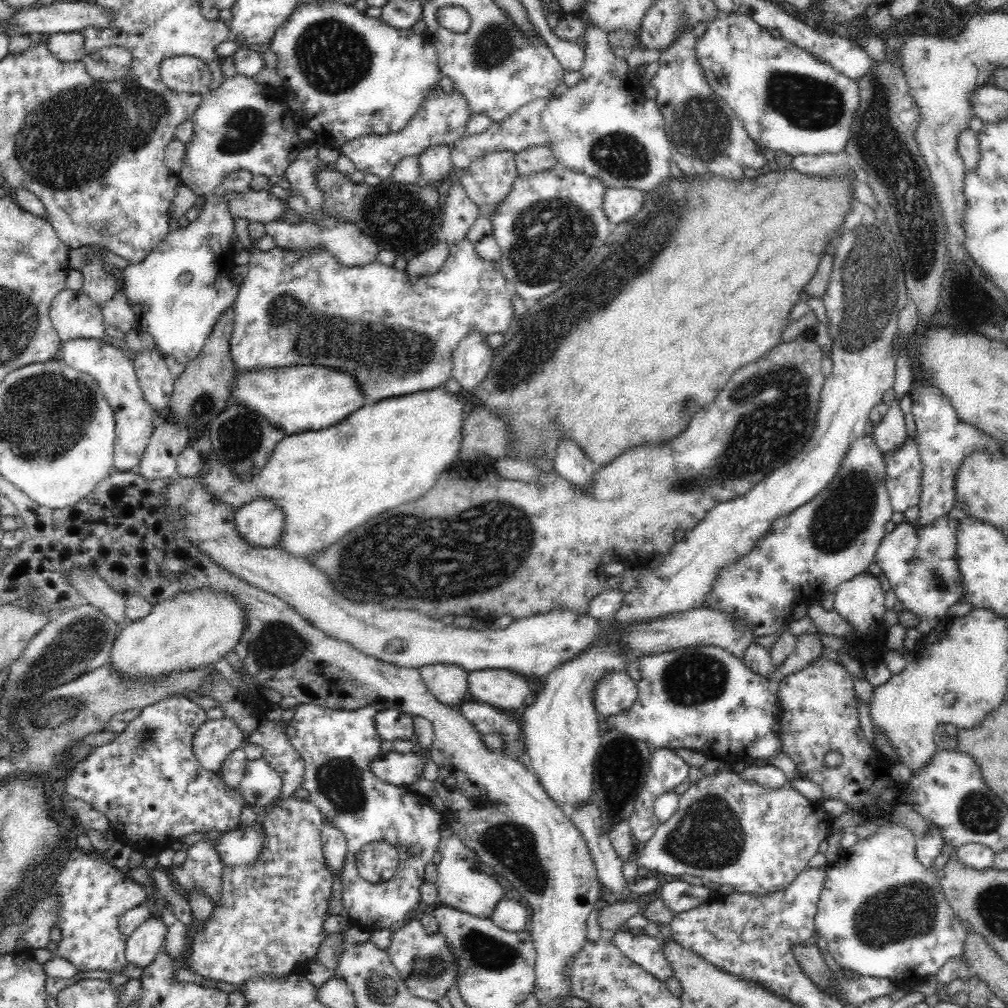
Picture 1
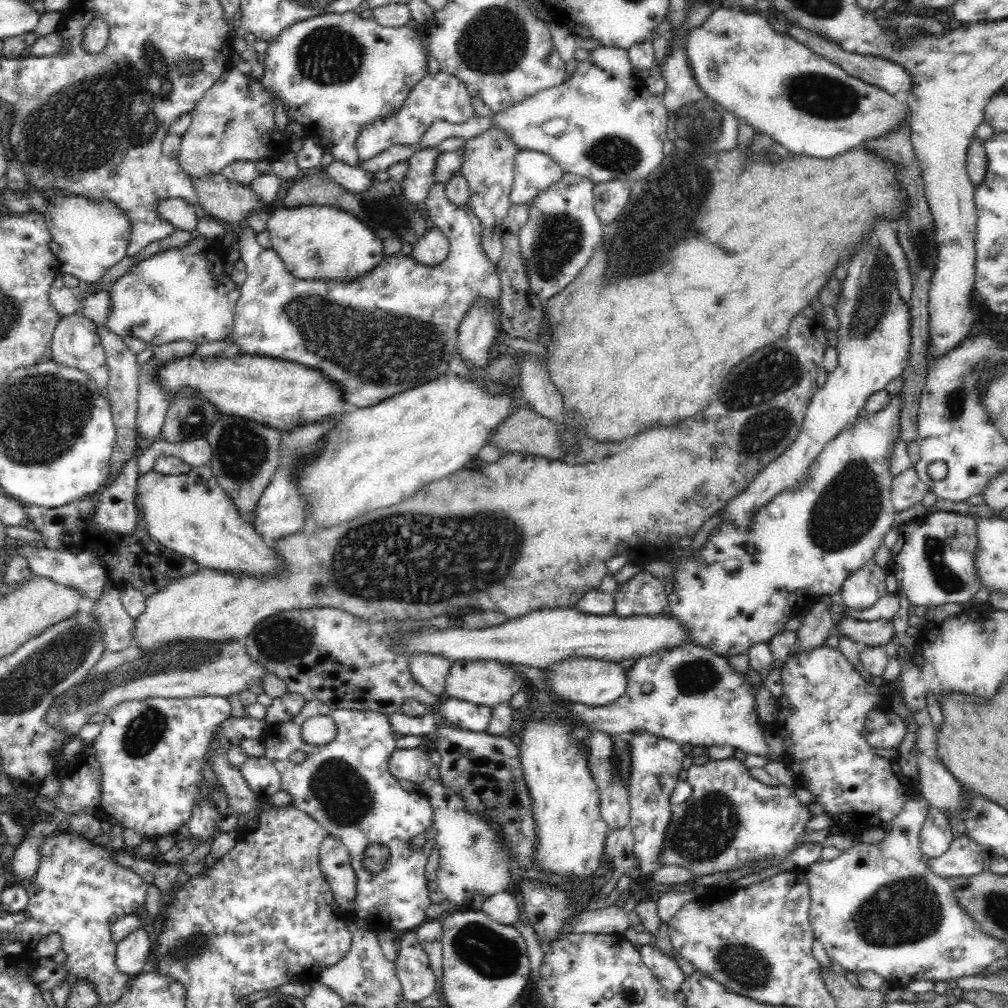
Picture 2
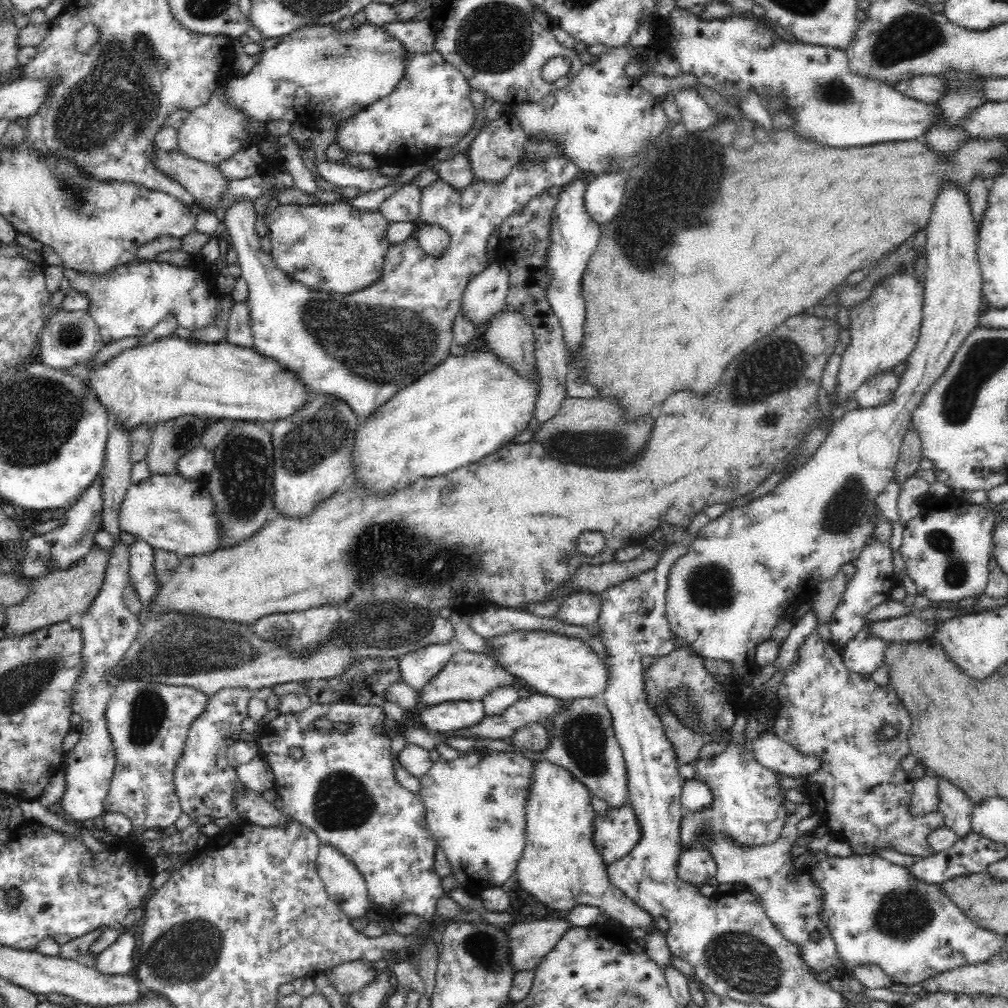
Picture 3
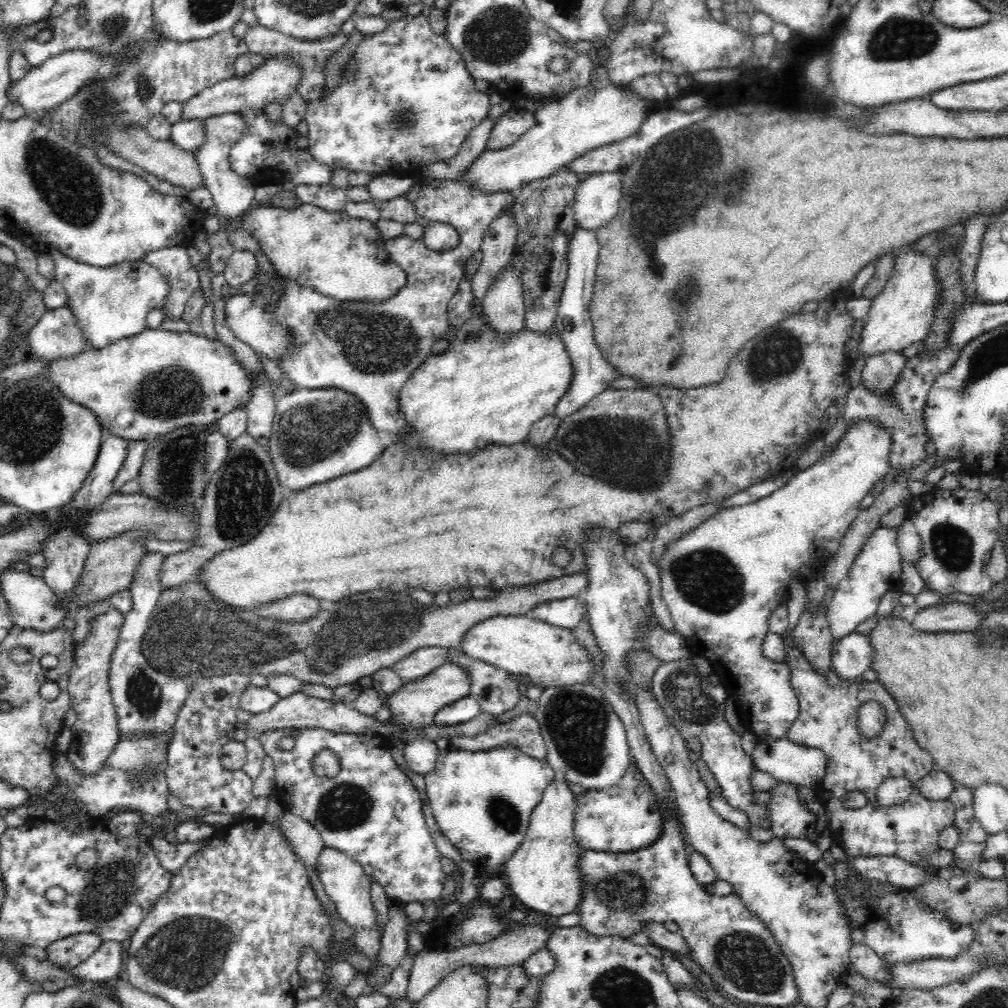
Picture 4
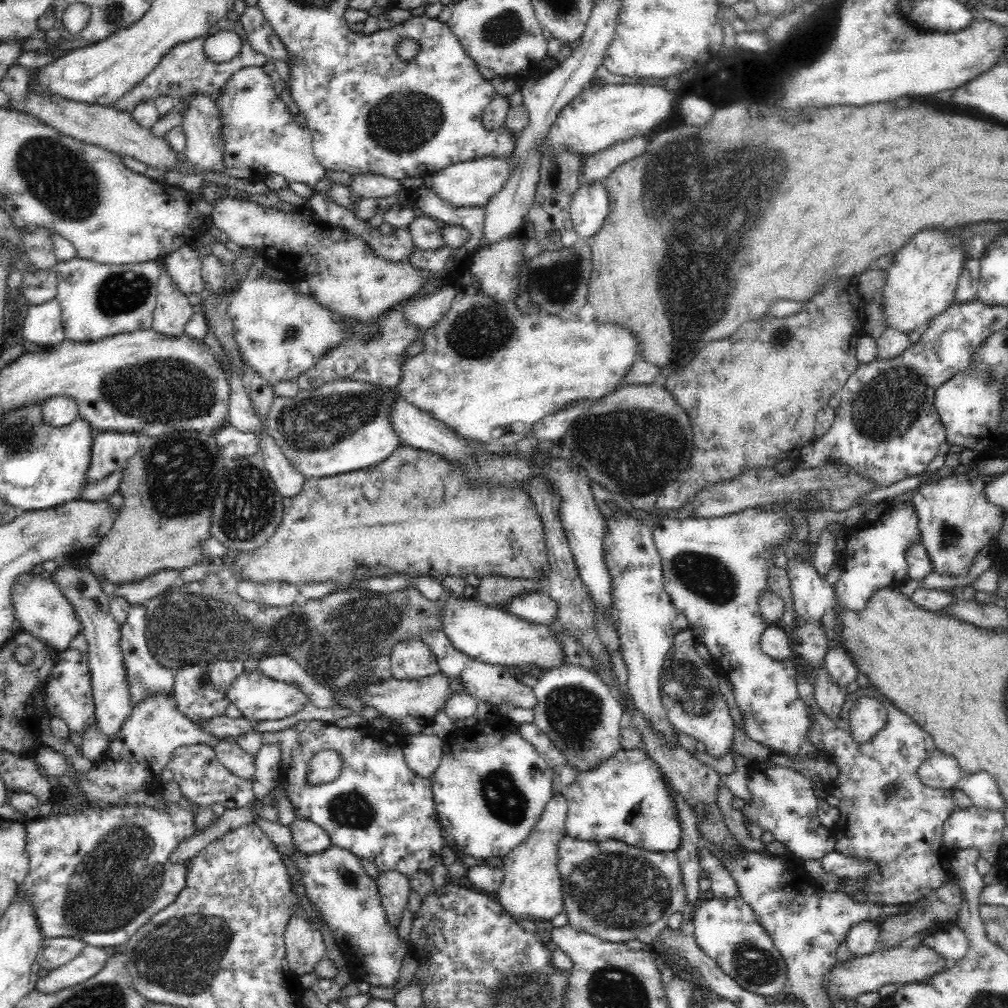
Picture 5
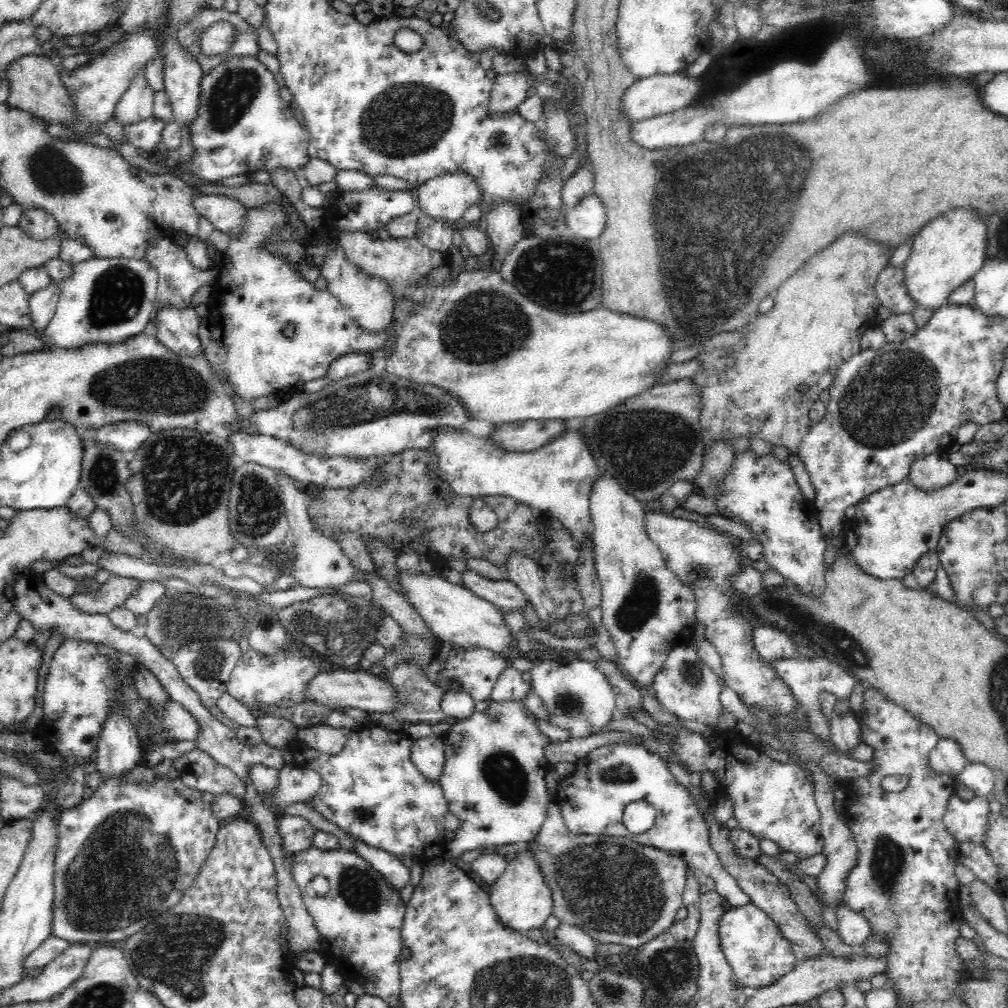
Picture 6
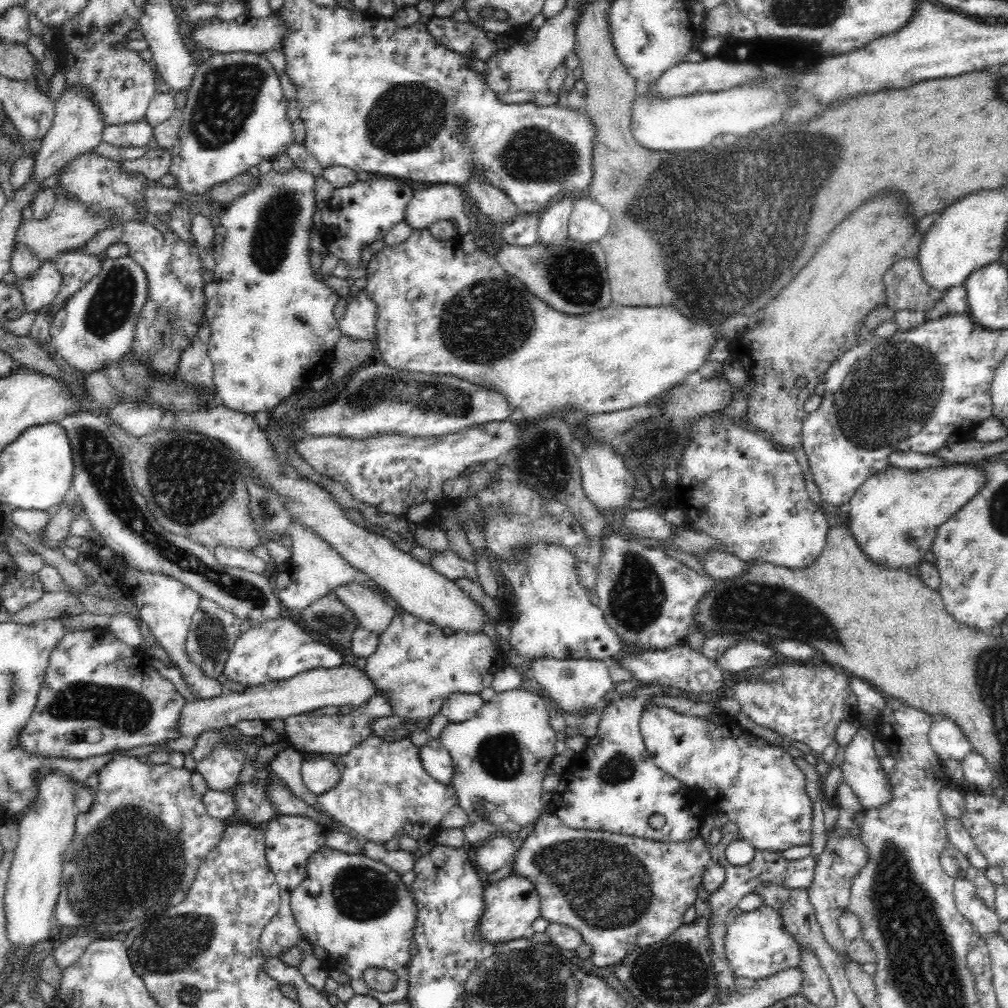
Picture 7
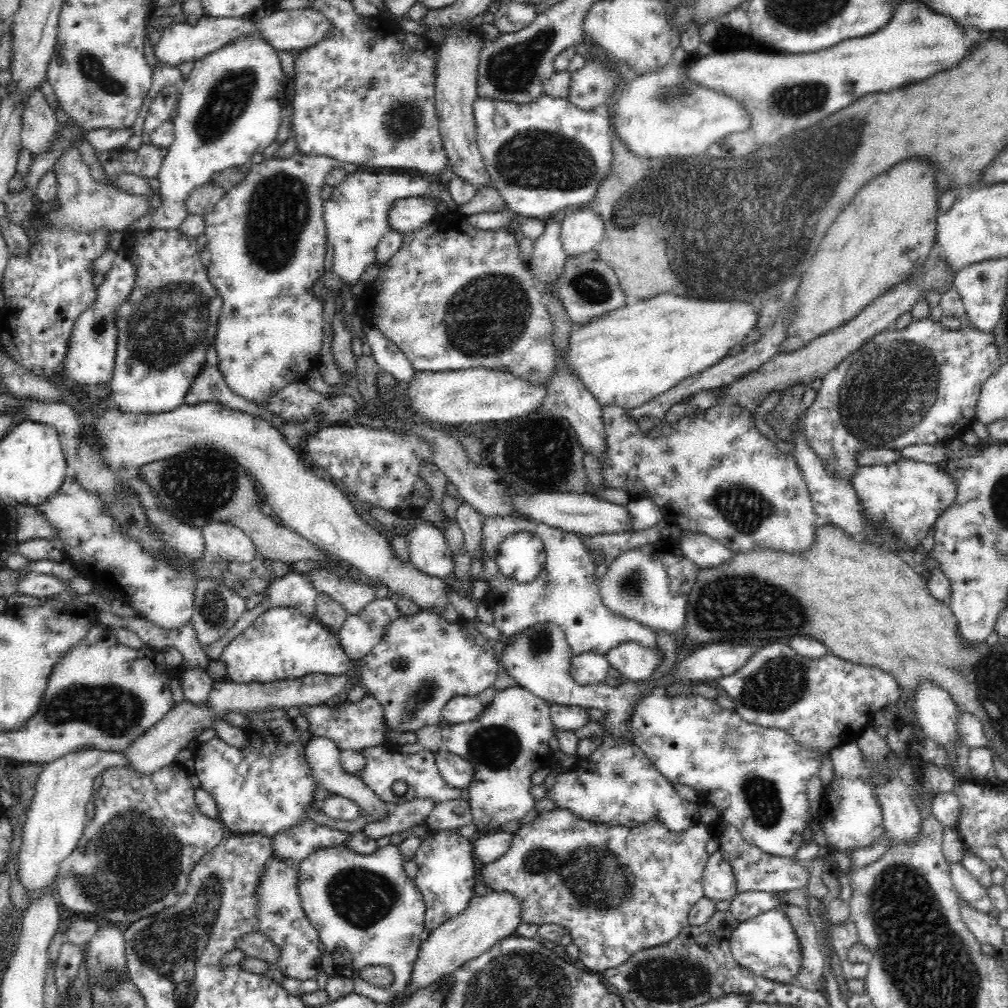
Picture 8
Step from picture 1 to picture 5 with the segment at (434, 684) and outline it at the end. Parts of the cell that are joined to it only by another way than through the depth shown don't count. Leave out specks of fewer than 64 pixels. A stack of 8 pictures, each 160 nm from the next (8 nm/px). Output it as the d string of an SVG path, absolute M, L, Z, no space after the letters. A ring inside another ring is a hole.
M420 639L396 644L389 658L396 680L416 680L441 672L436 654Z

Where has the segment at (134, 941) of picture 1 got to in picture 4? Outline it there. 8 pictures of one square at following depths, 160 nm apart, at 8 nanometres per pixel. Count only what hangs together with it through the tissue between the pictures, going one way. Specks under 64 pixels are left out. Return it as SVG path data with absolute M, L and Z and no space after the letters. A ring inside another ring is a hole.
M104 941L88 960L71 969L76 978L90 982L101 982L119 976L122 970L121 942Z

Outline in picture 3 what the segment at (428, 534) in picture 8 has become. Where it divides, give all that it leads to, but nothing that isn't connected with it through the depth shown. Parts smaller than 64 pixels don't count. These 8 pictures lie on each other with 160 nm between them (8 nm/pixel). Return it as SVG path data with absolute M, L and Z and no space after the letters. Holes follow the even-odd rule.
M592 592L574 593L560 608L556 619L567 625L591 628L602 612L602 594Z

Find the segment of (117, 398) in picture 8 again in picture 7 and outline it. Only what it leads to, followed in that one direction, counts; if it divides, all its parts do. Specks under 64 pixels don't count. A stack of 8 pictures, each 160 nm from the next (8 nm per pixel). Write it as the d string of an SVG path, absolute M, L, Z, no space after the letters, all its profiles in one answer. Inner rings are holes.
M130 221L117 227L106 227L92 235L78 249L78 254L96 256L101 259L112 243L126 243L130 257L142 265L149 284L149 298L137 318L137 330L132 349L125 358L145 360L161 376L168 376L177 370L180 352L188 346L190 338L196 334L198 322L205 311L205 296L202 275L205 269L198 258L200 247L186 245L176 233L158 231L147 221ZM121 400L110 409L107 421L116 428L120 427L126 435L140 438L159 428L163 414L164 411L150 403Z

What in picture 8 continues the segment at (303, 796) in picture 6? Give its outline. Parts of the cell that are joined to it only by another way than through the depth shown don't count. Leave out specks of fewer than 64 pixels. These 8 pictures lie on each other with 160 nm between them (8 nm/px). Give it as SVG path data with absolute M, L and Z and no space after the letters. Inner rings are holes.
M313 738L306 742L304 758L308 762L308 767L310 767L310 773L312 773L314 781L316 781L316 786L328 790L333 795L340 795L354 801L362 811L366 811L366 814L370 815L371 821L379 822L388 818L389 808L387 804L382 802L374 791L368 788L358 776L348 774L343 769L339 756L340 750L328 738Z

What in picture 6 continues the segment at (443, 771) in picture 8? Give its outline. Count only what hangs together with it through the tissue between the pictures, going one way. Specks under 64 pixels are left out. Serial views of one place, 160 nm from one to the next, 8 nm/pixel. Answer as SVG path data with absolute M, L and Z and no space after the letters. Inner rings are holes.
M435 735L410 739L410 758L422 776L437 781L444 768L445 744Z

